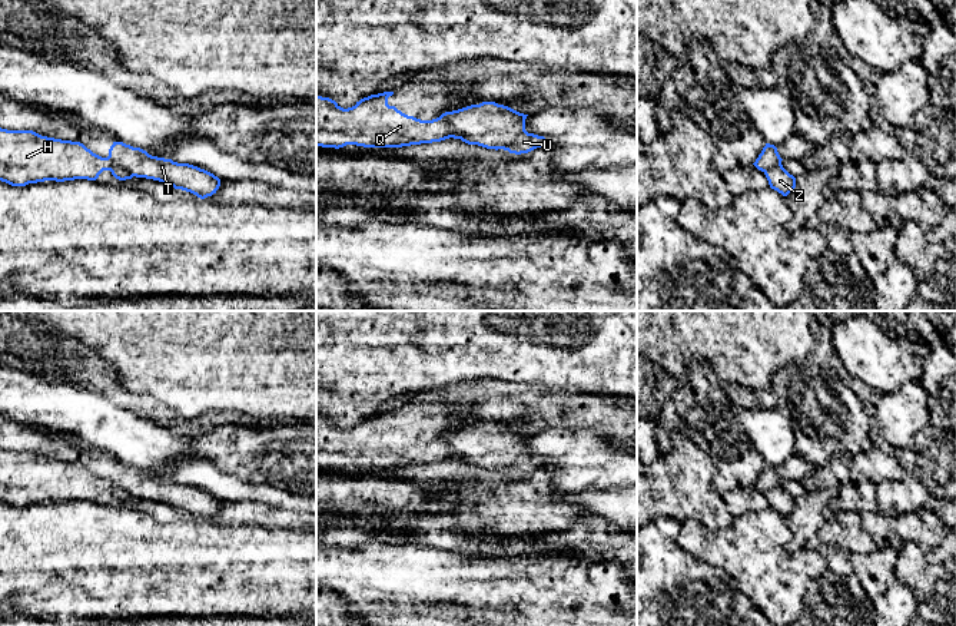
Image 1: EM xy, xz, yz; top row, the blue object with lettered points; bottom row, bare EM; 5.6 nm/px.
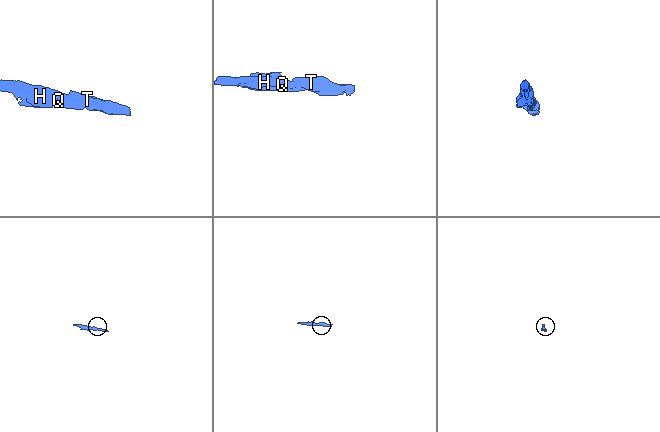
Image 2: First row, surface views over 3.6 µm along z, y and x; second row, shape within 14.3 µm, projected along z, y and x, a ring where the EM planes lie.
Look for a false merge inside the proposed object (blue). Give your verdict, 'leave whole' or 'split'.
split

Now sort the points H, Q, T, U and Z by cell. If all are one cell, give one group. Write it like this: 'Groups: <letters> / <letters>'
Groups: H Q Z / T U

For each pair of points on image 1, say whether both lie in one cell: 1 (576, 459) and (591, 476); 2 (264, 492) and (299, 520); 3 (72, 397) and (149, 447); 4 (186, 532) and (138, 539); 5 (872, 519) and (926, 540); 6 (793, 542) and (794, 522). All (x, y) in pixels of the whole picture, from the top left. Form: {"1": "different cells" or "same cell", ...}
{"1": "same cell", "2": "different cells", "3": "same cell", "4": "same cell", "5": "same cell", "6": "same cell"}

